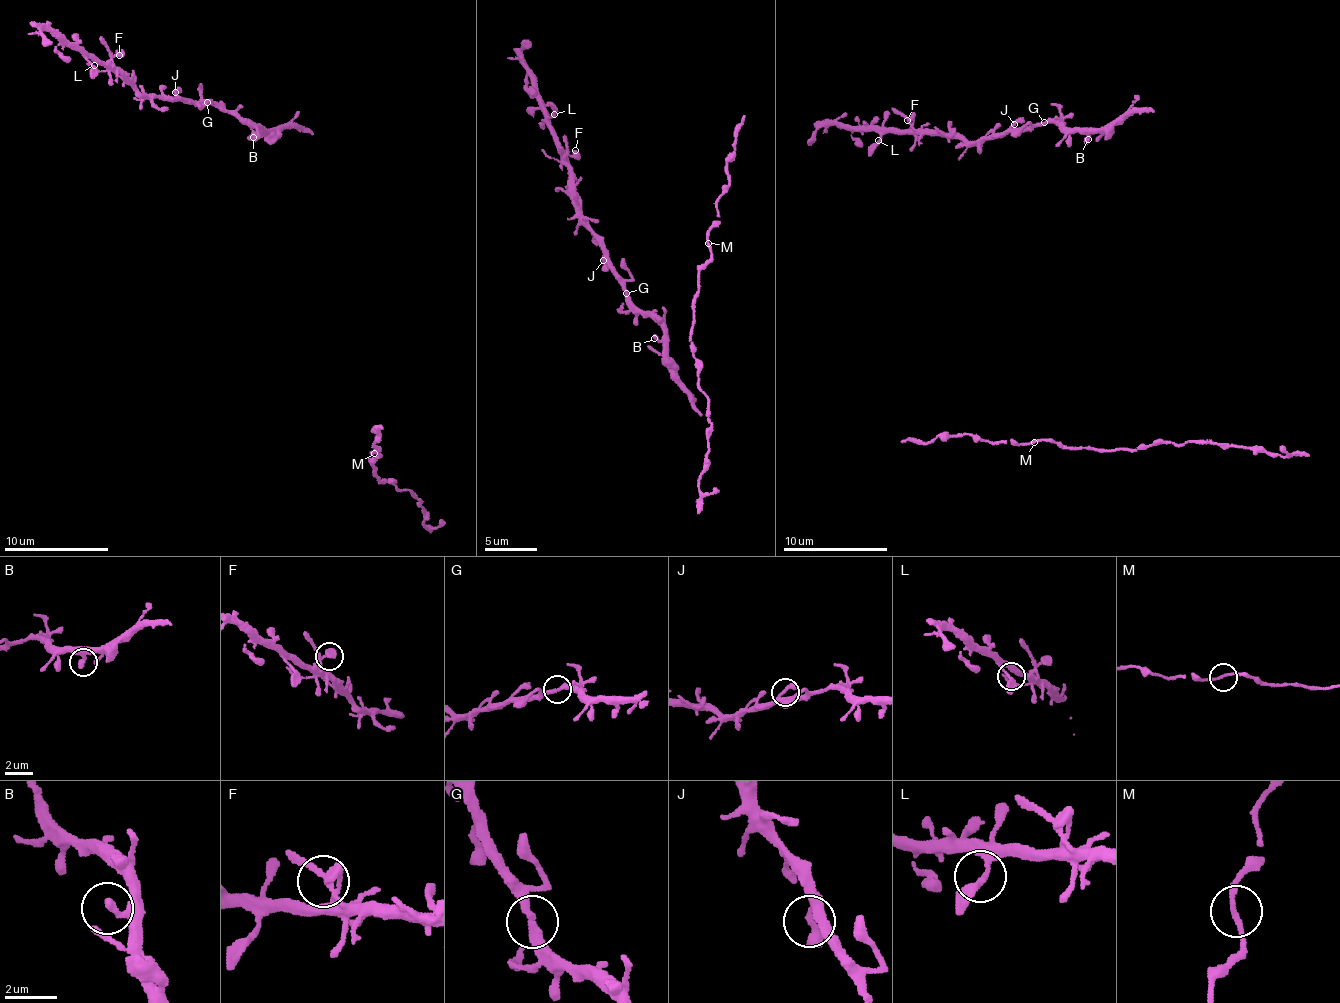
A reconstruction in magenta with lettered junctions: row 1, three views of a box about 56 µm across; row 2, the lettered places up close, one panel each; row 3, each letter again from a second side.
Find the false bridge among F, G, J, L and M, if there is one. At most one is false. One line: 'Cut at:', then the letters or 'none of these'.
Cut at: none of these

